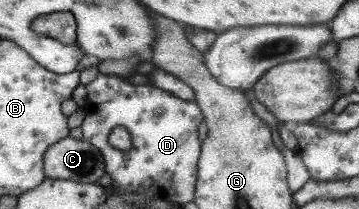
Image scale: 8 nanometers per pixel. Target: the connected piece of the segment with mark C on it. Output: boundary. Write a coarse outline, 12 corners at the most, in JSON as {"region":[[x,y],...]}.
{"region":[[68,136],[45,153],[51,179],[98,184],[101,150]]}

